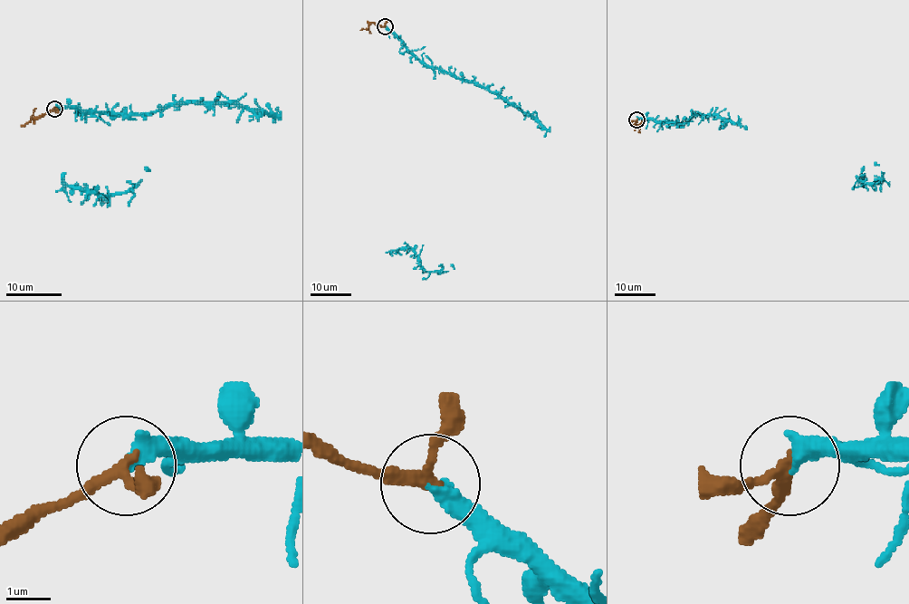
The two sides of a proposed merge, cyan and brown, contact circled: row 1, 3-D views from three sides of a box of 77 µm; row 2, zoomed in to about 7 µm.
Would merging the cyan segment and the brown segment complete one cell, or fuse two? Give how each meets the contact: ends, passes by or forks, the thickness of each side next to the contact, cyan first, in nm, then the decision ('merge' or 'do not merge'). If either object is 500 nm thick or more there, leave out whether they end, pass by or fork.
cyan ends | brown passes by | 400/240 nm | merge

